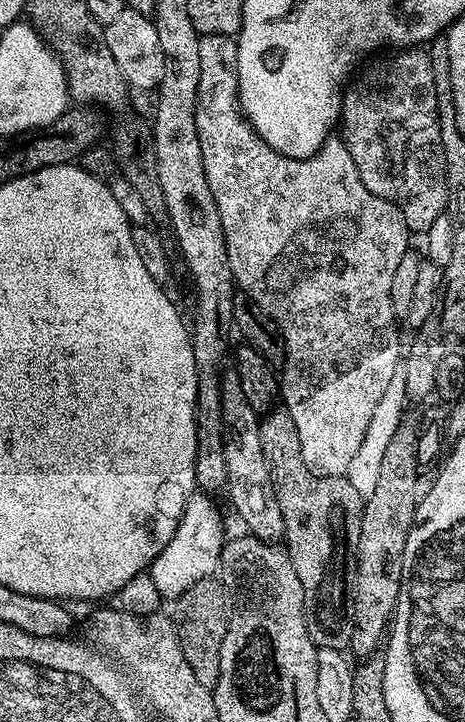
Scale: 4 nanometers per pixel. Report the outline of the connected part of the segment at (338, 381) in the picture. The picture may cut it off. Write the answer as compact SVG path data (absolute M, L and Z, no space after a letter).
M210 34L200 37L198 46L198 98L196 99L196 125L198 126L198 142L202 145L202 166L206 166L206 180L210 182L210 194L214 194L214 202L218 206L218 214L222 218L222 230L226 234L226 254L230 254L230 270L235 287L246 293L278 326L284 339L284 362L279 373L280 396L282 406L294 418L294 426L298 429L298 442L302 446L302 458L306 466L315 476L342 476L350 470L350 462L362 446L362 438L366 438L366 430L370 427L370 417L386 391L386 386L394 383L398 376L398 365L402 360L402 344L400 348L400 332L396 329L398 317L390 302L390 285L394 283L394 274L398 262L409 252L410 233L406 226L406 218L402 218L402 210L389 200L375 196L362 182L358 174L358 166L354 166L354 158L344 145L343 139L330 138L310 158L290 158L278 150L274 150L260 137L248 119L240 110L240 76L236 67L236 40L231 36Z

